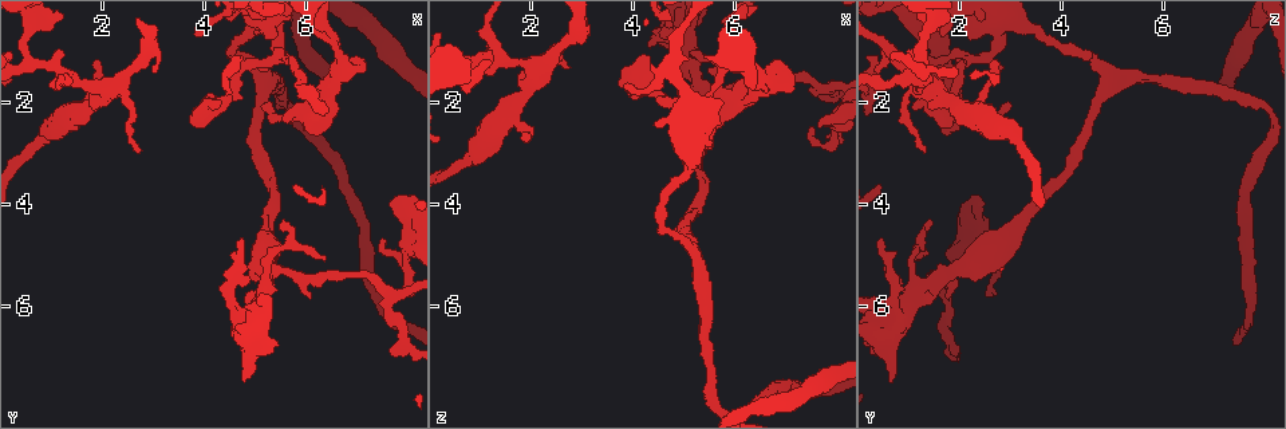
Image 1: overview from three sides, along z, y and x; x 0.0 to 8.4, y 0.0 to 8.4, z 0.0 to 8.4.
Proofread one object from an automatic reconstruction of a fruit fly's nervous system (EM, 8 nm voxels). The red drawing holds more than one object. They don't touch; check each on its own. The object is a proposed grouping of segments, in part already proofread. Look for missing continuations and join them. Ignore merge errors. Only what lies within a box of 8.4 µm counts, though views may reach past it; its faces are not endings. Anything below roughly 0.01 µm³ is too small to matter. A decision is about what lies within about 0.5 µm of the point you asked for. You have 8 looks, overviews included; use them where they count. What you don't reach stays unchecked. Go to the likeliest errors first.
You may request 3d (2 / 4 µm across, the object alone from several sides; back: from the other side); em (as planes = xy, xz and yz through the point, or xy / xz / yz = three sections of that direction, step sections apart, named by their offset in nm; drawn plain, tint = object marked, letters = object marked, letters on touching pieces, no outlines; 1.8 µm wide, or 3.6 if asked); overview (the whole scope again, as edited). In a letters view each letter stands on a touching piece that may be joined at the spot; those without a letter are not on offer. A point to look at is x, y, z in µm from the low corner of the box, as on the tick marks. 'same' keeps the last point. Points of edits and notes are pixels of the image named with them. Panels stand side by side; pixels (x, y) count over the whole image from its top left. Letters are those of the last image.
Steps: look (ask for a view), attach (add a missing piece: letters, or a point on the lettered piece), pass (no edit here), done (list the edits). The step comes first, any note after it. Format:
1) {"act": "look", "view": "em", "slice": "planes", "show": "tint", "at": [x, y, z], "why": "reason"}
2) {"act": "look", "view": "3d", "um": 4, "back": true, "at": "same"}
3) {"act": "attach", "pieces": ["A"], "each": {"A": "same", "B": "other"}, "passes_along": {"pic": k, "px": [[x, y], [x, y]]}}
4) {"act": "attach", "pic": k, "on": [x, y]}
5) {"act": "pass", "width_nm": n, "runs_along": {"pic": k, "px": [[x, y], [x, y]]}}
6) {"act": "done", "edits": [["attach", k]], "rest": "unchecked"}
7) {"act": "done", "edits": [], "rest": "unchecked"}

{"act": "look", "view": "em", "um": 3.6, "slice": "yz", "step": 16, "show": "plain", "at": [7.70, 4.00, 2.45], "why": "branch stops here"}

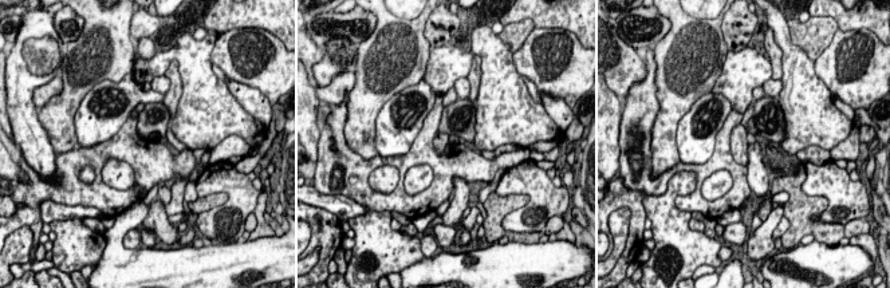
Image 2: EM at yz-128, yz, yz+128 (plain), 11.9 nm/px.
{"act": "look", "view": "em", "um": 3.6, "slice": "yz", "step": 16, "show": "letters", "at": "same", "why": "see the neighbours"}

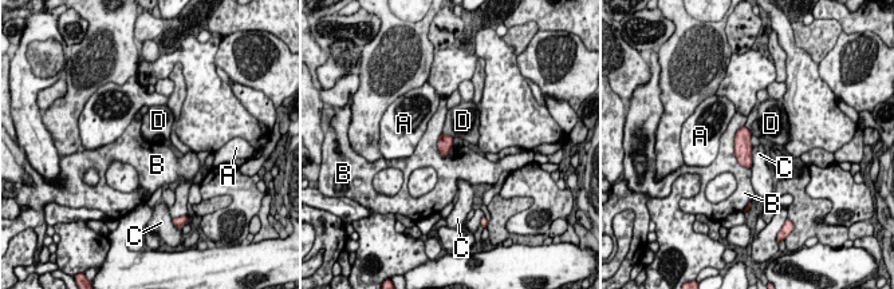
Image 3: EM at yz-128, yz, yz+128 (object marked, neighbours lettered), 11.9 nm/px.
{"act": "pass", "each": {"A": "other", "B": "other", "C": "other", "D": "other"}, "border": {"pic": 3, "px": [[741, 126], [735, 157], [749, 169]]}, "found": "none of them fits"}

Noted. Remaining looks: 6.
{"act": "look", "view": "em", "slice": "planes", "show": "letters", "at": [5.15, 2.10, 3.00], "why": "end of a long branch"}

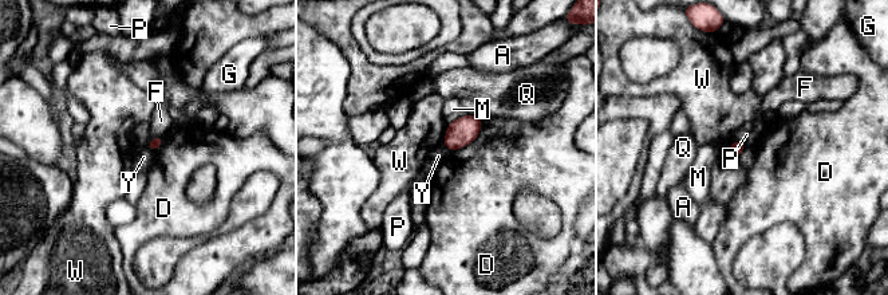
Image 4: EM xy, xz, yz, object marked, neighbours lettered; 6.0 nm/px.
{"act": "pass", "longest_contact_nm": ["D", 260], "each": {"A": "other", "D": "other", "F": "other", "G": "other", "M": "other", "P": "other", "Q": "other", "W": "other", "Y": "other"}, "found": "no lettered piece goes on from it"}

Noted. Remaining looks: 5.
{"act": "look", "view": "em", "slice": "yz", "step": 4, "show": "tint", "at": [7.85, 5.70, 2.70], "why": "an open end"}

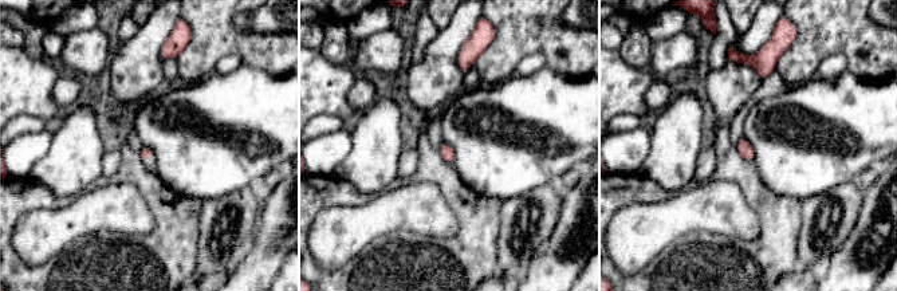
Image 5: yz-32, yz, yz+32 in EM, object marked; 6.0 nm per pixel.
{"act": "look", "view": "em", "slice": "planes", "show": "letters", "at": "same", "why": "cut it another way"}

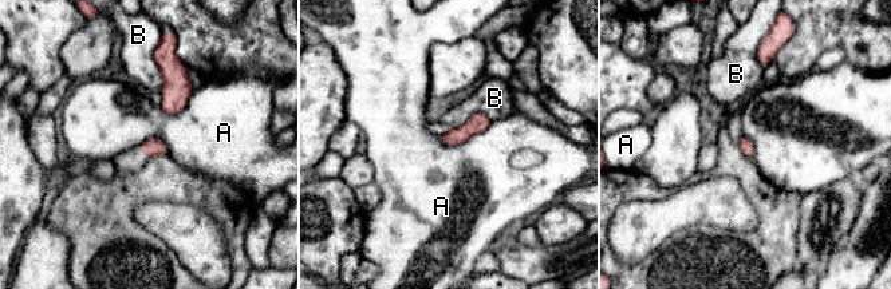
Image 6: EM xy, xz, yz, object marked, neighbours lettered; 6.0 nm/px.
{"act": "pass", "longest_contact_nm": ["A", 340], "each": {"A": "other", "B": "other"}, "border": {"pic": 6, "px": [[492, 121], [456, 145], [440, 138]]}, "found": "no lettered piece goes on from it"}

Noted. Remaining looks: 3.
{"act": "done", "edits": [], "rest": "unchecked"}

